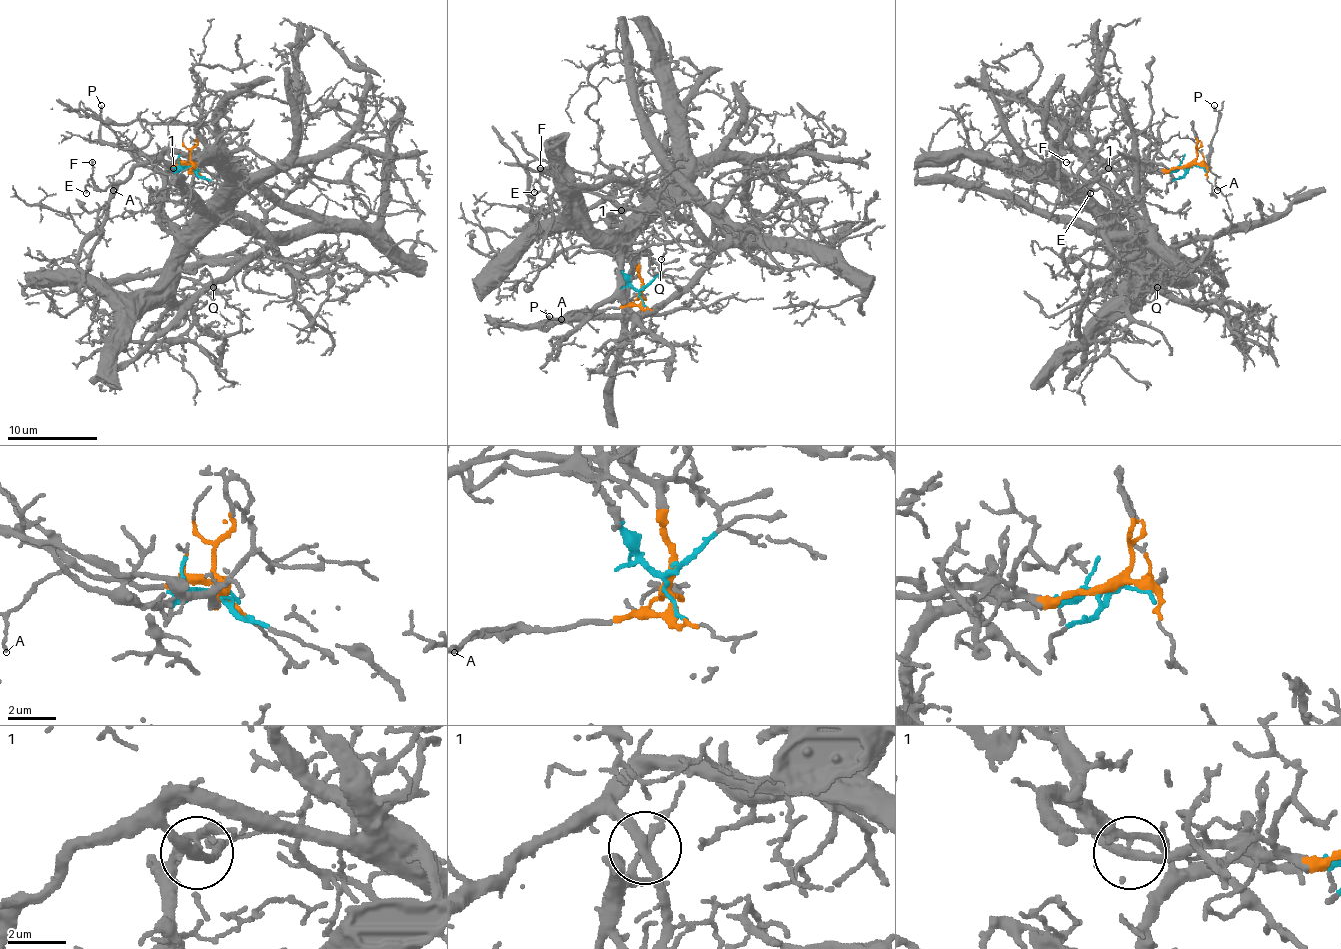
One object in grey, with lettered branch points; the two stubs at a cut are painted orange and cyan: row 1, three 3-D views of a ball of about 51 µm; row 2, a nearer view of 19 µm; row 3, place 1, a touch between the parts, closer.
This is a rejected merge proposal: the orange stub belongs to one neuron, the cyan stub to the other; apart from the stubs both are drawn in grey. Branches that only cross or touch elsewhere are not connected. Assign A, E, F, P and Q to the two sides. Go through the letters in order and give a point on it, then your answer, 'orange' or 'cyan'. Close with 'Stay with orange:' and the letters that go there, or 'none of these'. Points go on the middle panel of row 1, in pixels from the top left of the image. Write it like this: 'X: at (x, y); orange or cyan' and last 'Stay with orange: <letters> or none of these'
A: at (561, 319); orange
E: at (534, 192); orange
F: at (540, 168); orange
P: at (549, 316); orange
Q: at (661, 259); cyan
Stay with orange: A, E, F, P

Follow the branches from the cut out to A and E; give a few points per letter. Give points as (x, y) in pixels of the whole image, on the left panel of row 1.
A: (193, 166), (159, 166), (132, 159), (112, 179), (112, 190)
E: (193, 166), (188, 170), (164, 161), (144, 161), (117, 183), (101, 190), (92, 181), (85, 186), (85, 192)

